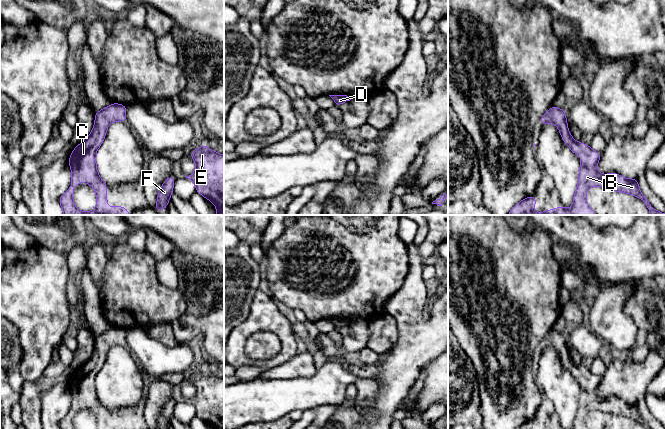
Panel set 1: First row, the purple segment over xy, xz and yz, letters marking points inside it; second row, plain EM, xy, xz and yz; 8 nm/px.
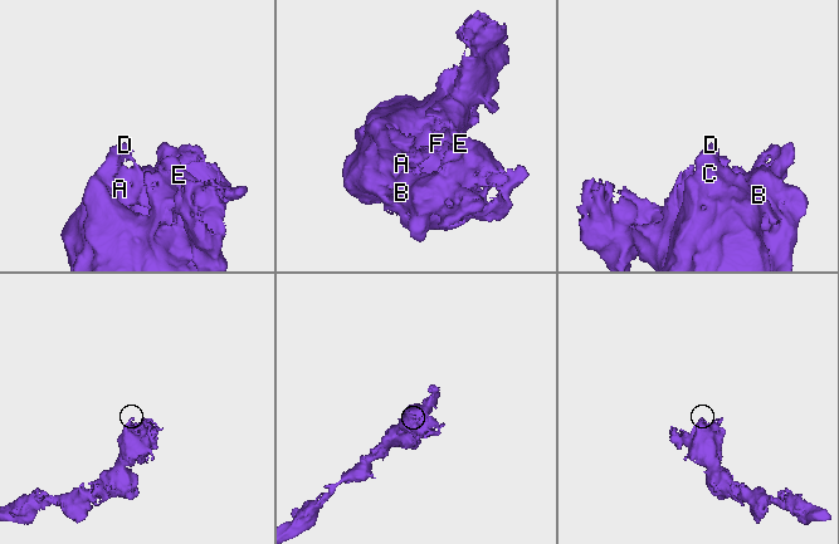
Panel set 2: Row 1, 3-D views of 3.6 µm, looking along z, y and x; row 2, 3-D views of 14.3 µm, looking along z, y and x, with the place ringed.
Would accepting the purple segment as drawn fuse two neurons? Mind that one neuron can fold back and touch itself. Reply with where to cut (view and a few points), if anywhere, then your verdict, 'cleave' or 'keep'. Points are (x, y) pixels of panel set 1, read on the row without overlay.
no cut; keep

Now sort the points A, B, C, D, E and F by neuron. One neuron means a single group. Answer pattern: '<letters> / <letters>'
A B C D E F

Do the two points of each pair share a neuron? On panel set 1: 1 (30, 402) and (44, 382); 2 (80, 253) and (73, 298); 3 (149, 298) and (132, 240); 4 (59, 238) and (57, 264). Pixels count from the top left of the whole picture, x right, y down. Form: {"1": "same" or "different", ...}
{"1": "same", "2": "same", "3": "different", "4": "different"}

